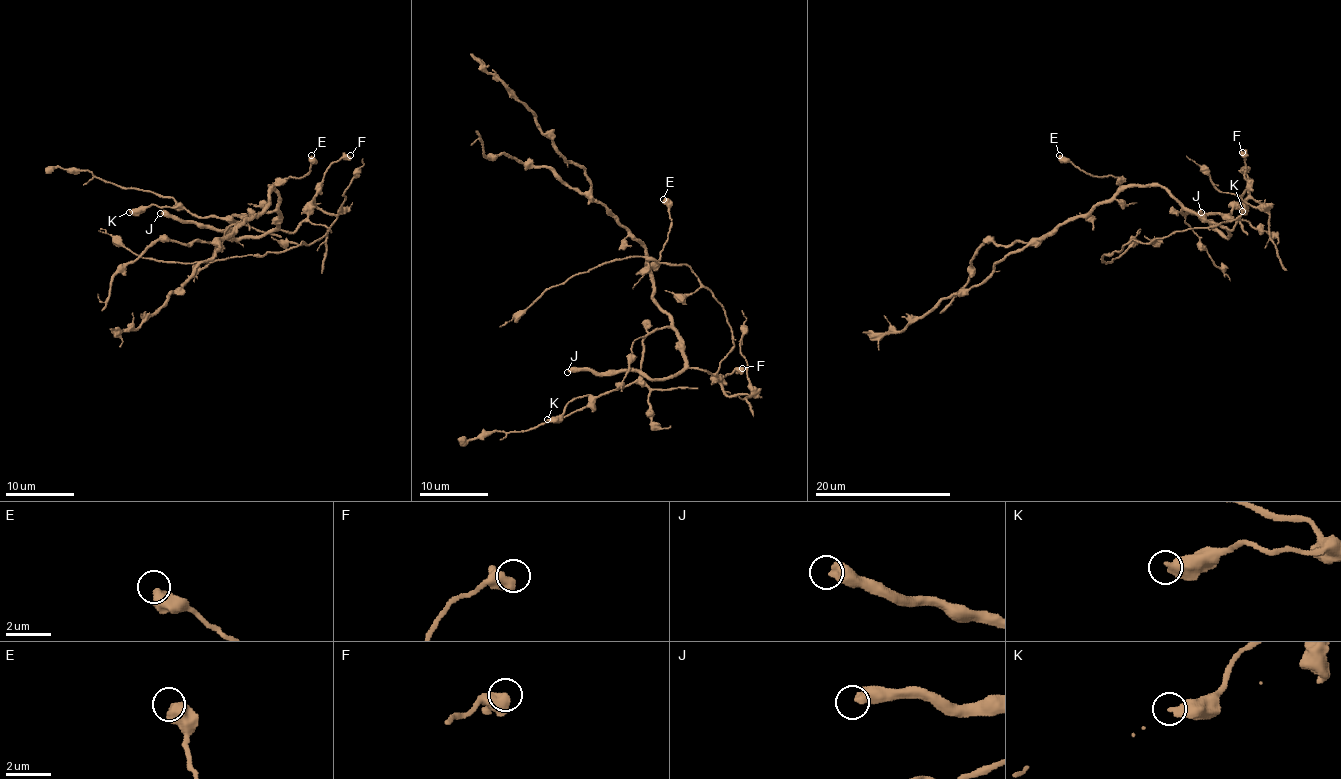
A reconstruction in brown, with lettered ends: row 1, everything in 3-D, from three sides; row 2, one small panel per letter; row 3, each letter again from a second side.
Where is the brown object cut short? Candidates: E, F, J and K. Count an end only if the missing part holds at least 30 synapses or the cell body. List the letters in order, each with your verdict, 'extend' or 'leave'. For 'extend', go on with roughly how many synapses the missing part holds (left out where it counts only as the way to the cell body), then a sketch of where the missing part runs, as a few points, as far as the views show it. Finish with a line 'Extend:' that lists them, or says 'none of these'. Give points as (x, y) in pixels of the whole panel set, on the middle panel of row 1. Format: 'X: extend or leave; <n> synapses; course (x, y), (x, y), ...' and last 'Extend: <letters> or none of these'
E: leave
F: leave
J: extend; 600 synapses
K: leave
Extend: J

